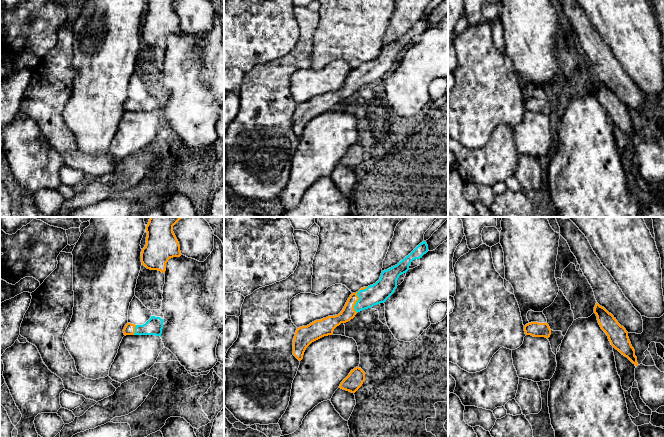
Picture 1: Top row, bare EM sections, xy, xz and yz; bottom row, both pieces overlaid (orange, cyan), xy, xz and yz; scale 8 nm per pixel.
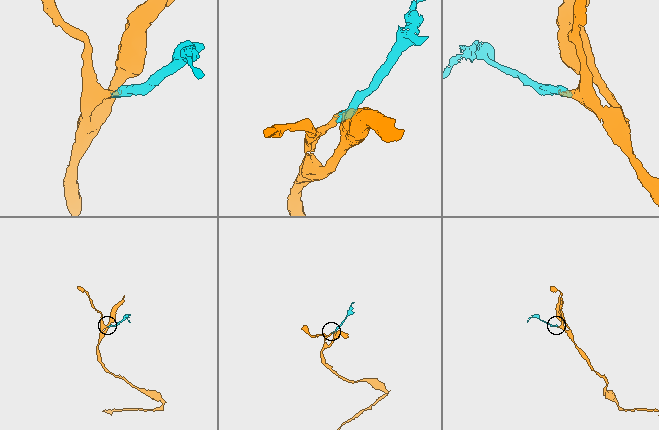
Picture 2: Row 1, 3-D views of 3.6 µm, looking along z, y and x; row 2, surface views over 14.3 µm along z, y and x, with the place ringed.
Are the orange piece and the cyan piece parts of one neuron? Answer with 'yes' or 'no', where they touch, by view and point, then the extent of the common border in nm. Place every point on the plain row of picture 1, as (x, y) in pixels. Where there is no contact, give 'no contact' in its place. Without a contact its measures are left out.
yes; contact xz (358, 74); length 220 nm

